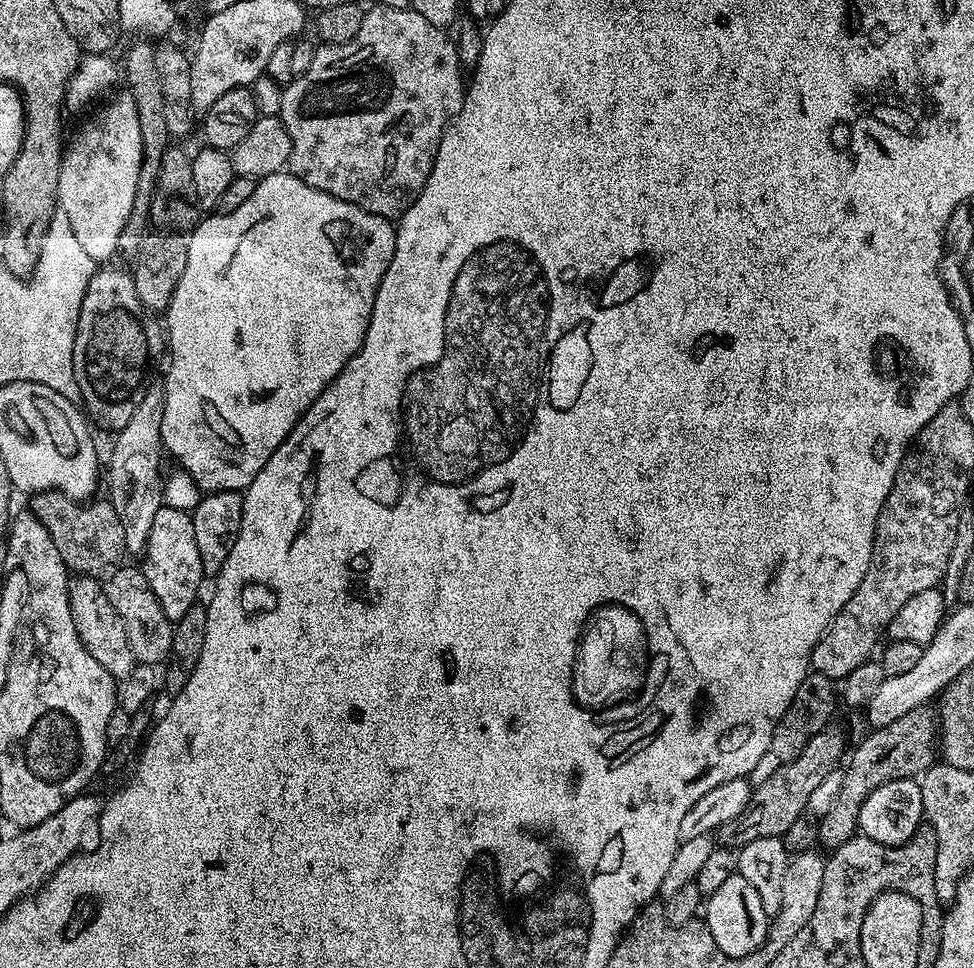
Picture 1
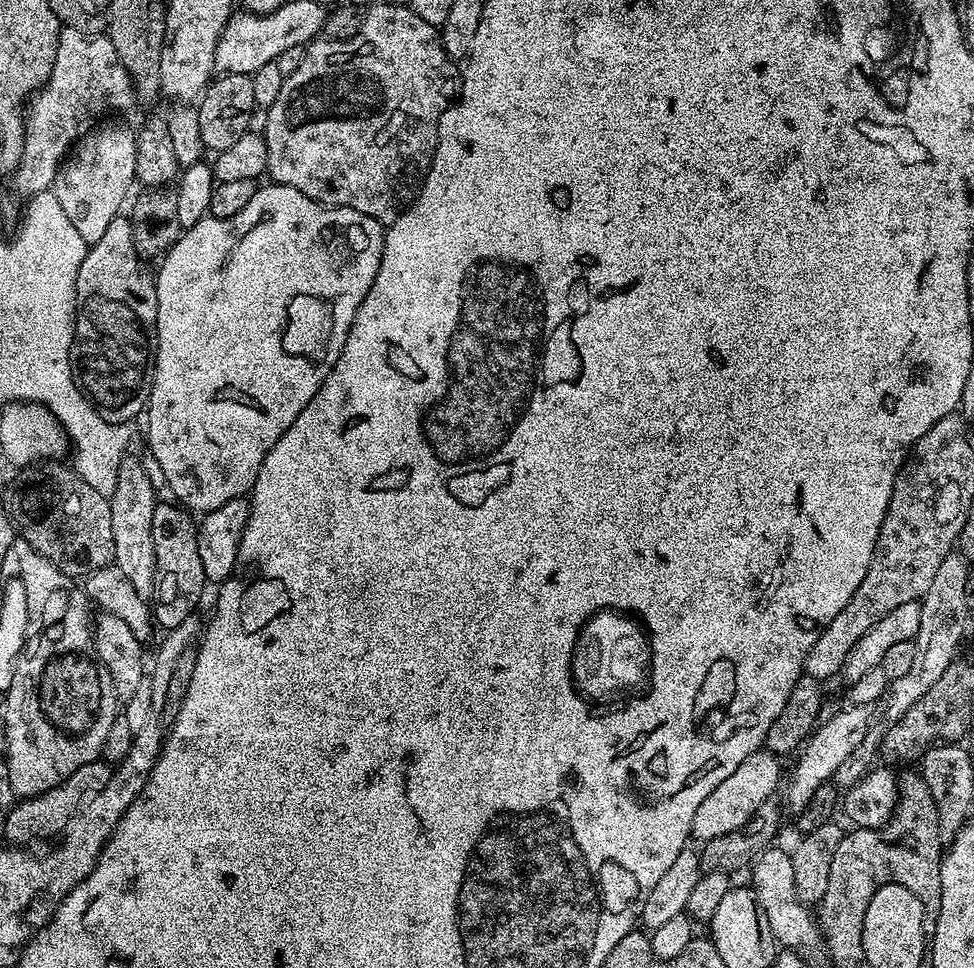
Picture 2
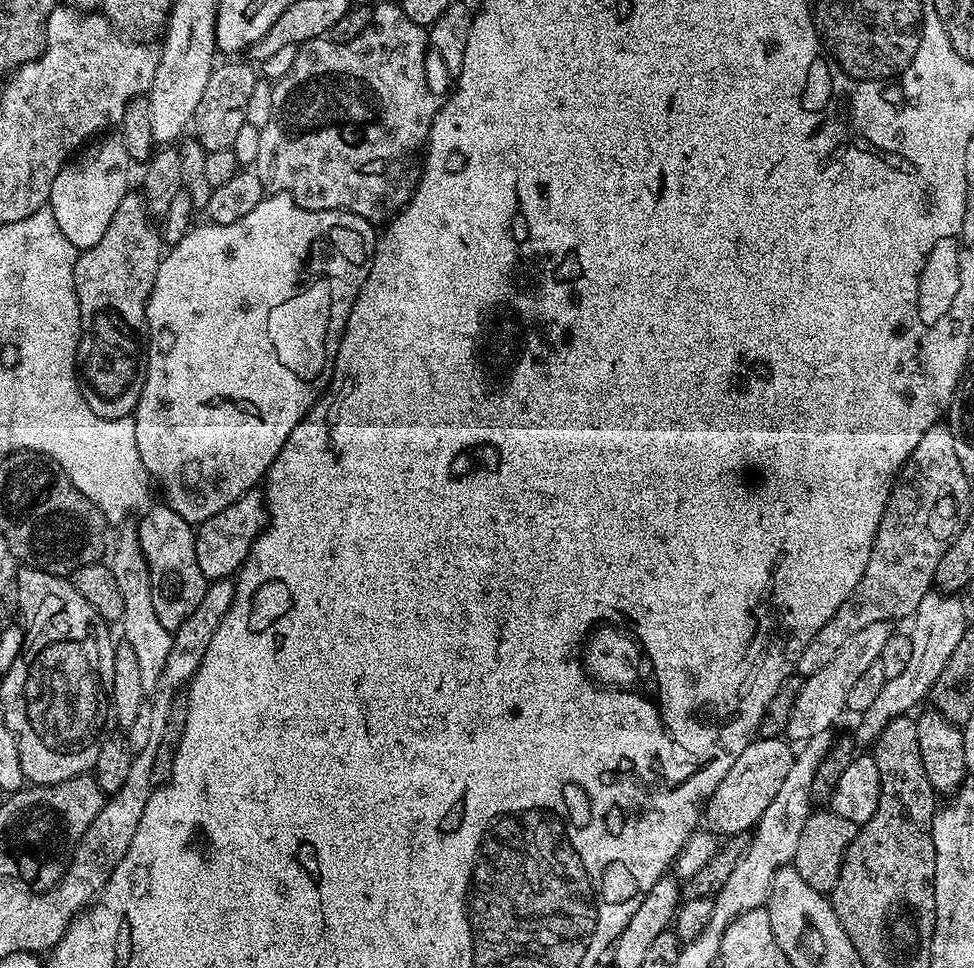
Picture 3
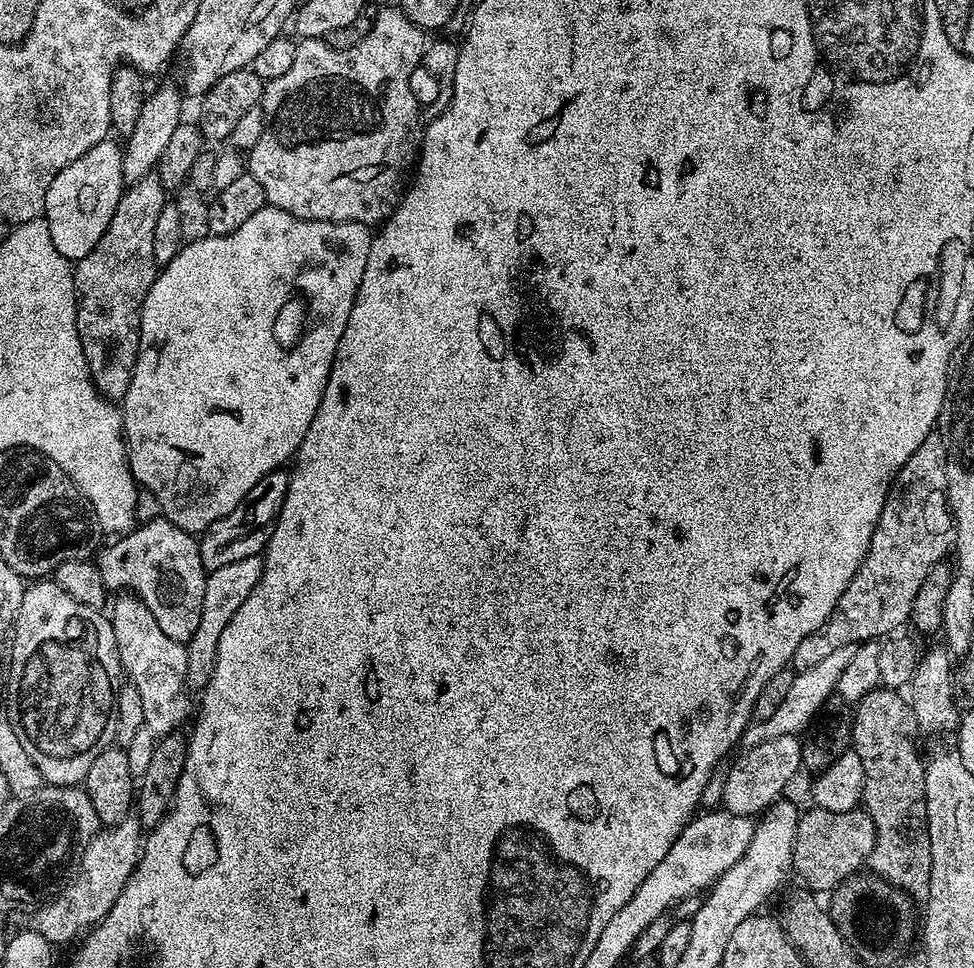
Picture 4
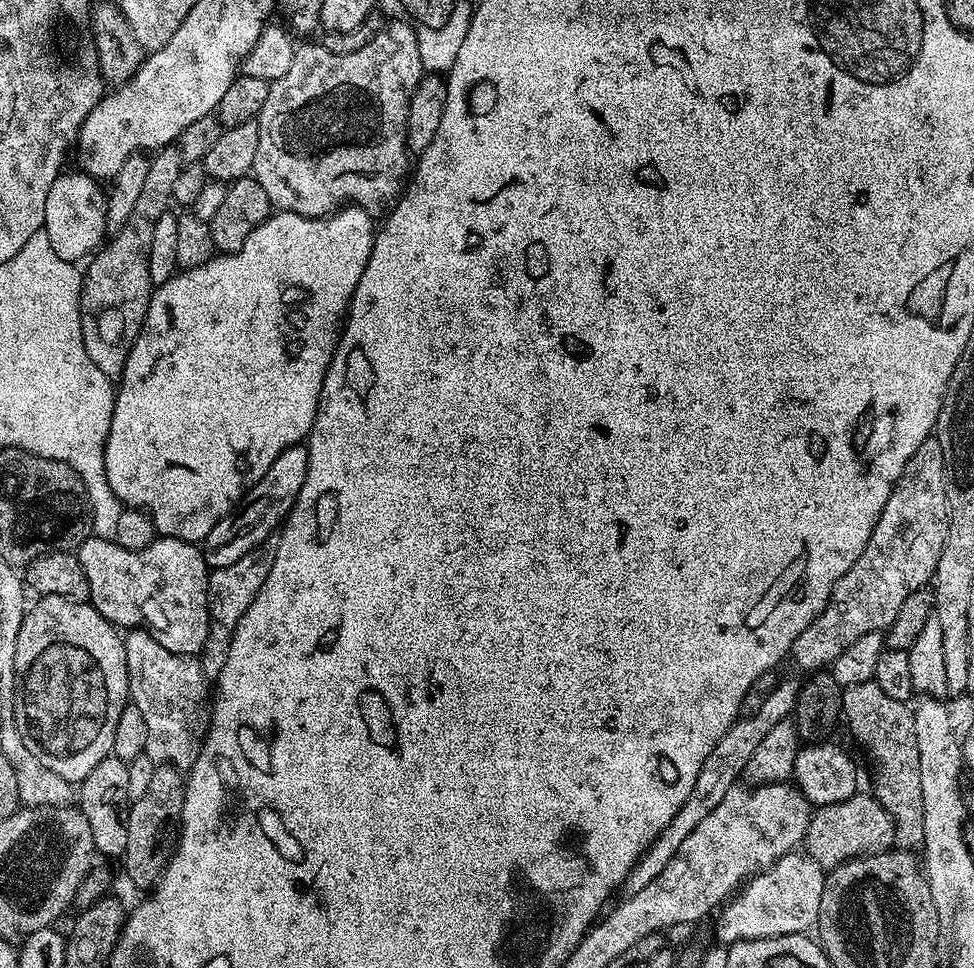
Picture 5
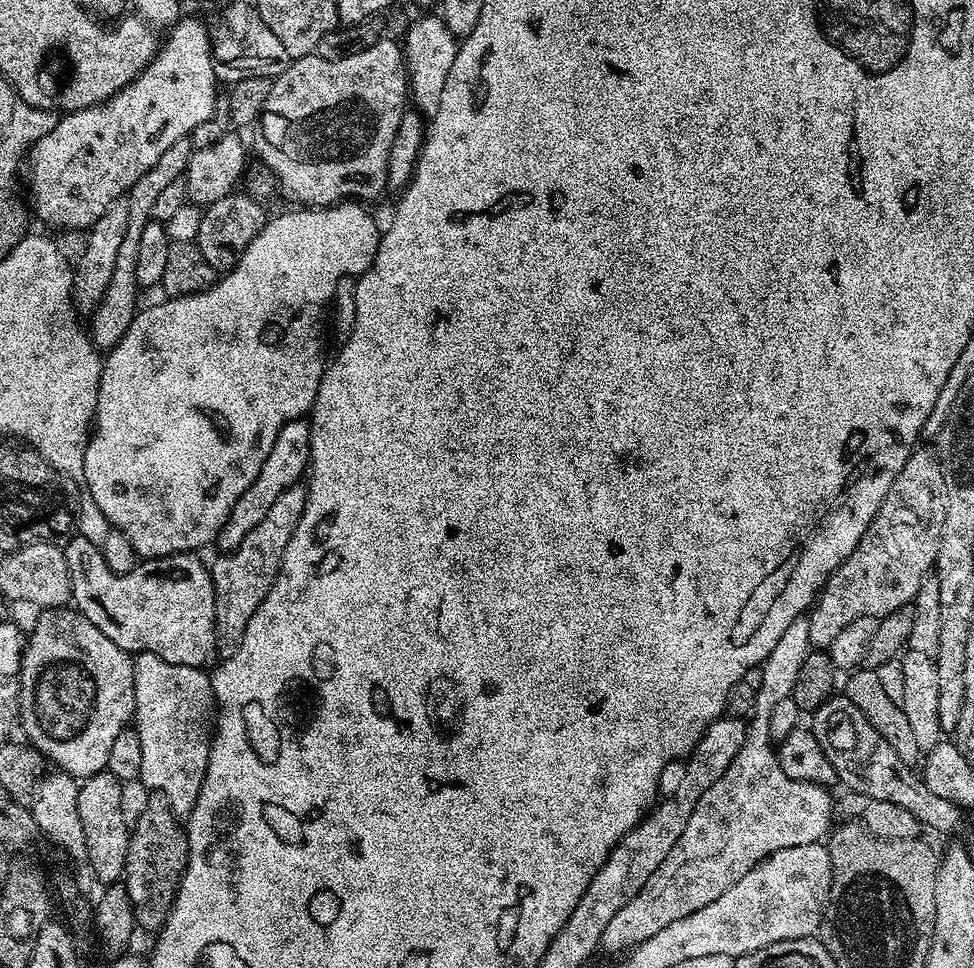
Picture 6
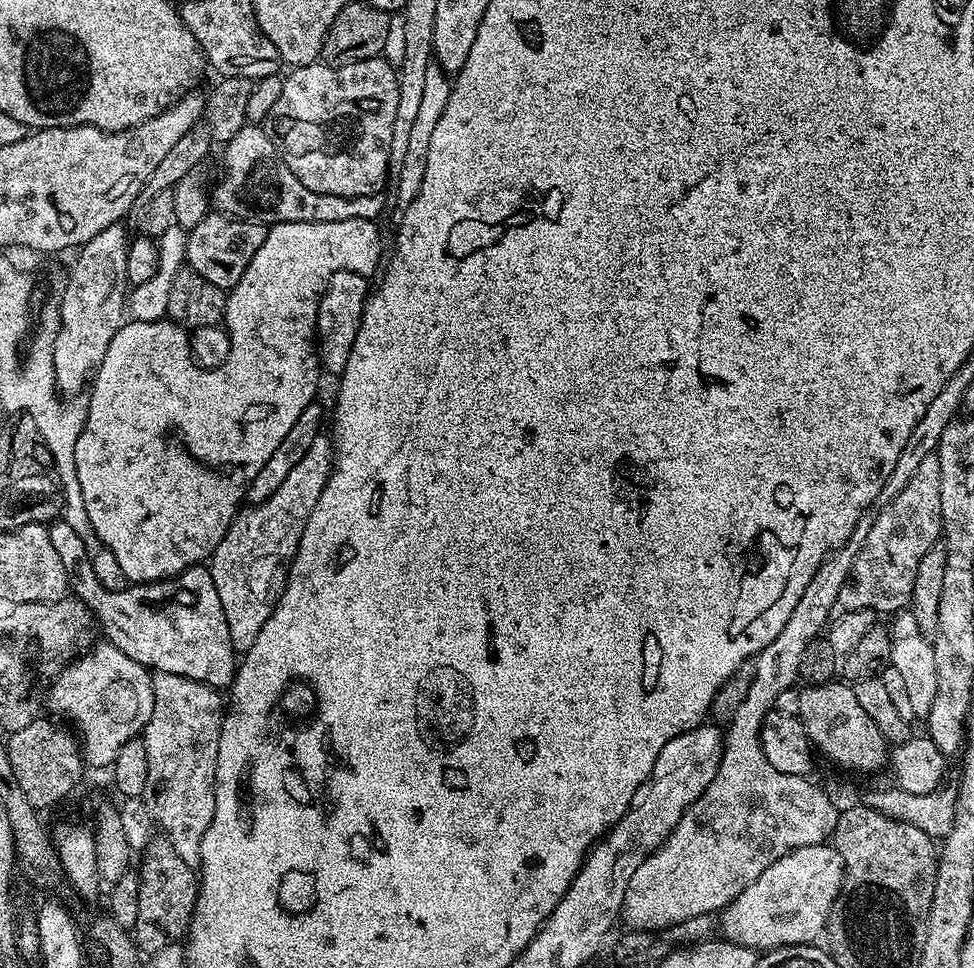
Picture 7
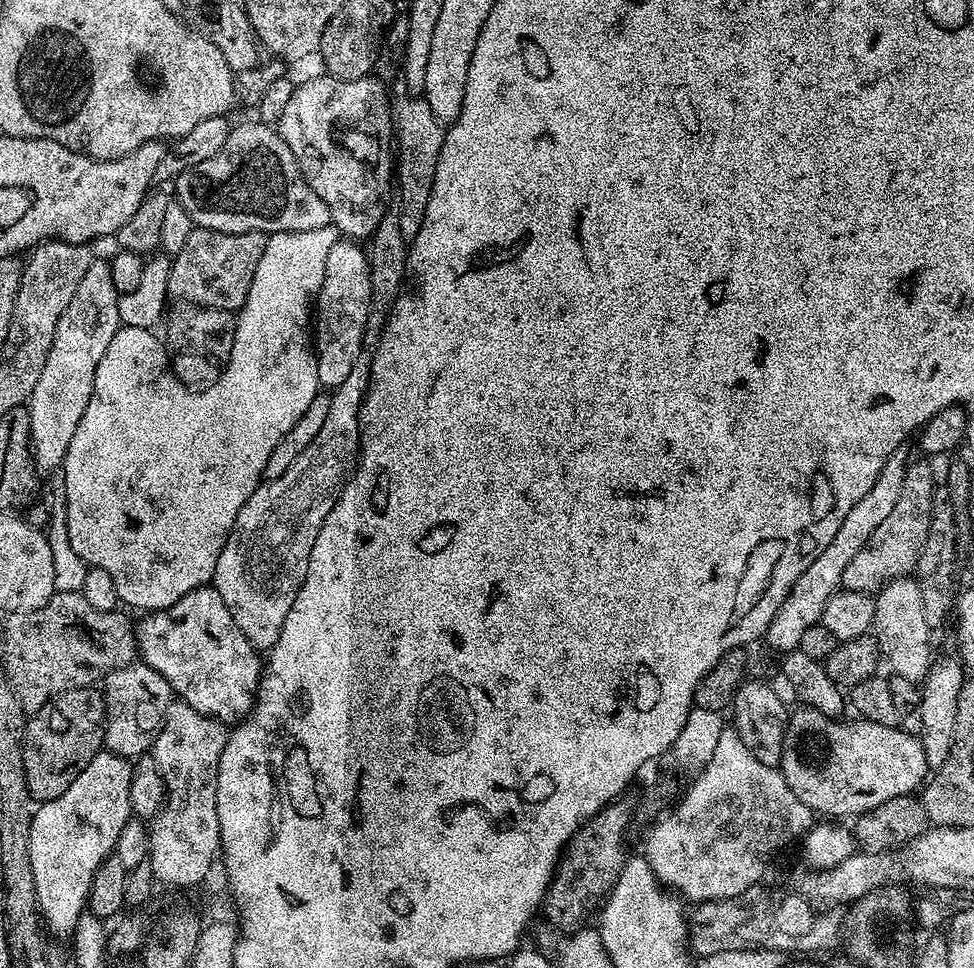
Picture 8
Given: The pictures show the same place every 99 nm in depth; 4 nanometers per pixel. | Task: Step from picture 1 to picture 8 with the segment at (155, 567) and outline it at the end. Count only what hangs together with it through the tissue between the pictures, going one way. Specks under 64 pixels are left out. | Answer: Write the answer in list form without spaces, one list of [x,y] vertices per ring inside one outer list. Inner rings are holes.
[[[205,586],[190,590],[174,606],[162,608],[158,612],[145,615],[141,624],[135,625],[136,646],[138,656],[143,663],[149,664],[171,686],[173,693],[183,703],[194,706],[203,716],[219,720],[225,726],[235,725],[244,719],[252,709],[252,701],[256,699],[256,688],[260,685],[262,656],[234,626],[234,618],[230,618],[230,610],[226,610],[226,602],[222,602],[222,594],[214,586]]]

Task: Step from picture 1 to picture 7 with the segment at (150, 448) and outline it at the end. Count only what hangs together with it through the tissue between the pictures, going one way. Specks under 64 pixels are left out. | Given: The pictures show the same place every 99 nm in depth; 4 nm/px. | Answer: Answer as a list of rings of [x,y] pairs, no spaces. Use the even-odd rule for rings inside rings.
[[[153,671],[152,685],[154,714],[142,733],[142,738],[146,742],[146,758],[150,758],[150,774],[146,778],[144,796],[151,808],[155,827],[167,838],[170,846],[178,850],[178,858],[182,858],[182,862],[196,866],[200,863],[202,838],[214,818],[218,738],[222,734],[226,700],[209,684],[182,678],[178,674]]]

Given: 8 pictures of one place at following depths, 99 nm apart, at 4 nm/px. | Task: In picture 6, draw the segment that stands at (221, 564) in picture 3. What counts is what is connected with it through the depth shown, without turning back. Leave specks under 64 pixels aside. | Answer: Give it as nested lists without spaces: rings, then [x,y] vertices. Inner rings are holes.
[[[304,418],[286,422],[286,426],[278,430],[278,438],[274,438],[274,446],[270,446],[270,454],[266,454],[266,462],[262,462],[262,470],[258,470],[258,478],[254,478],[254,482],[250,482],[250,490],[246,490],[246,494],[242,494],[242,498],[234,502],[234,510],[230,510],[230,518],[226,518],[222,530],[215,538],[215,547],[220,547],[221,553],[238,550],[246,534],[250,534],[250,530],[254,530],[254,526],[258,526],[258,522],[266,518],[270,506],[274,506],[274,502],[278,502],[278,498],[282,498],[286,490],[290,490],[305,479],[312,459],[311,433],[312,425]]]

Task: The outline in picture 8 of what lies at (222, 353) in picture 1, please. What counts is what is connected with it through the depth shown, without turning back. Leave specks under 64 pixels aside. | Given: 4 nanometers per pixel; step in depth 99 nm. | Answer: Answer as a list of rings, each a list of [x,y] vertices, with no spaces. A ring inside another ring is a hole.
[[[331,226],[322,230],[273,232],[269,235],[262,262],[258,262],[258,270],[254,270],[254,282],[246,294],[246,302],[240,307],[234,320],[234,346],[226,358],[220,376],[203,390],[193,390],[175,376],[170,367],[169,349],[161,337],[160,341],[155,336],[157,333],[153,329],[121,326],[114,338],[110,338],[110,346],[106,346],[106,354],[102,354],[102,362],[98,362],[98,370],[94,374],[94,390],[90,394],[90,402],[82,414],[82,422],[78,422],[78,430],[74,430],[74,438],[70,438],[70,446],[64,455],[62,475],[70,546],[75,556],[84,560],[88,566],[109,572],[121,605],[145,608],[143,611],[151,614],[162,608],[174,606],[174,602],[190,594],[190,590],[212,584],[212,575],[218,566],[218,554],[238,518],[238,510],[246,506],[246,498],[250,498],[250,494],[254,494],[256,487],[262,483],[264,467],[270,459],[270,450],[278,446],[278,442],[290,431],[290,426],[294,426],[294,422],[302,418],[306,406],[310,406],[310,402],[314,402],[314,398],[321,391],[318,382],[318,362],[313,348],[314,336],[310,331],[310,317],[313,315],[314,301],[322,286],[326,254],[330,254],[330,246],[334,246],[337,239],[338,233]]]

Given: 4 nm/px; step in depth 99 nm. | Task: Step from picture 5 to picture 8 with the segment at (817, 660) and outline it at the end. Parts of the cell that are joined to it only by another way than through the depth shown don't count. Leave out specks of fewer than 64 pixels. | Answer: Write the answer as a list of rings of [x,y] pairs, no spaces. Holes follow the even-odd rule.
[[[920,458],[917,464],[916,461],[909,463],[906,482],[902,482],[902,498],[898,498],[893,512],[884,519],[882,526],[870,534],[870,542],[866,542],[866,546],[862,546],[846,565],[840,583],[843,591],[875,594],[890,581],[915,573],[918,554],[922,554],[922,545],[926,542],[926,530],[930,530],[932,493],[938,487],[936,476],[927,463],[931,464],[924,458]]]

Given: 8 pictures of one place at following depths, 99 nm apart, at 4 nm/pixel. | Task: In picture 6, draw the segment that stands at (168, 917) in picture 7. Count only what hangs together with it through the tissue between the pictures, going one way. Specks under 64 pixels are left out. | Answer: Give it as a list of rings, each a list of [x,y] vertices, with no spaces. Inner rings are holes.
[[[152,792],[146,805],[146,810],[138,818],[136,824],[131,825],[128,833],[128,853],[126,854],[126,866],[122,883],[129,892],[130,902],[133,906],[133,918],[135,923],[145,928],[149,934],[155,933],[166,922],[168,911],[172,909],[172,903],[176,892],[180,889],[180,880],[184,877],[184,871],[188,865],[188,833],[181,817],[174,814],[170,802],[161,792]]]

